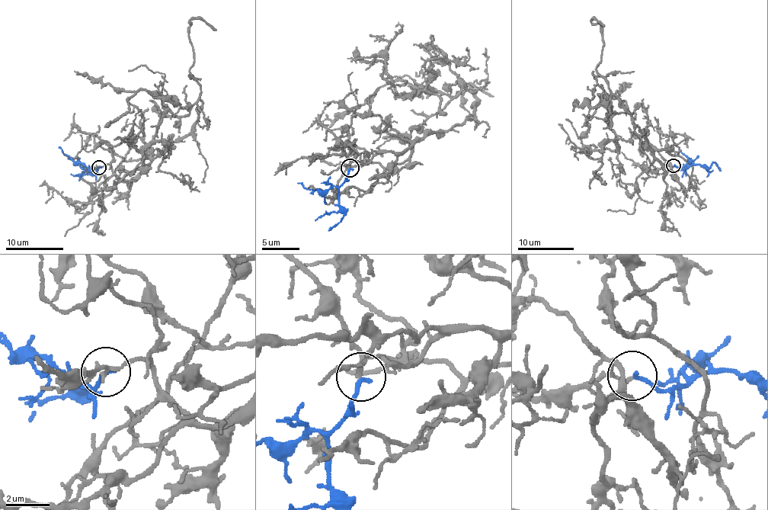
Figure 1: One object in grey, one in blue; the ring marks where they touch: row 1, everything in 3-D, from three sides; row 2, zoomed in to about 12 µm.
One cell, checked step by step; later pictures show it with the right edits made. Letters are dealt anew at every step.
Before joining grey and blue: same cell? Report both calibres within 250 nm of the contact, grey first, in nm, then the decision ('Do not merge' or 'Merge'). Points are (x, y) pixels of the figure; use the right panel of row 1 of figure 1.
Thickness 110 nm (grey) against 190 nm. Merge

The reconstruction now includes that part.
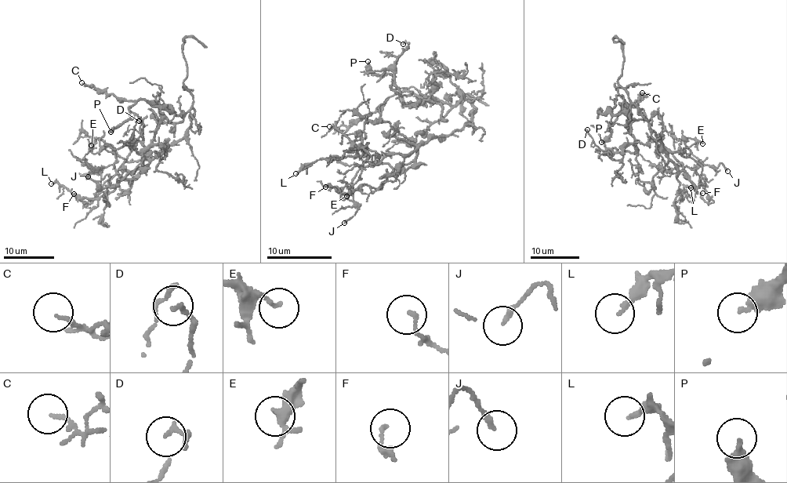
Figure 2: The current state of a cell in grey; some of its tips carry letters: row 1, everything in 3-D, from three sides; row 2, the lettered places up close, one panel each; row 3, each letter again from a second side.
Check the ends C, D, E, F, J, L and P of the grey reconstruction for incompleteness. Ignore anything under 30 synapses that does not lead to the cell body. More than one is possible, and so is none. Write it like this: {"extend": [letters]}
{"extend": []}

